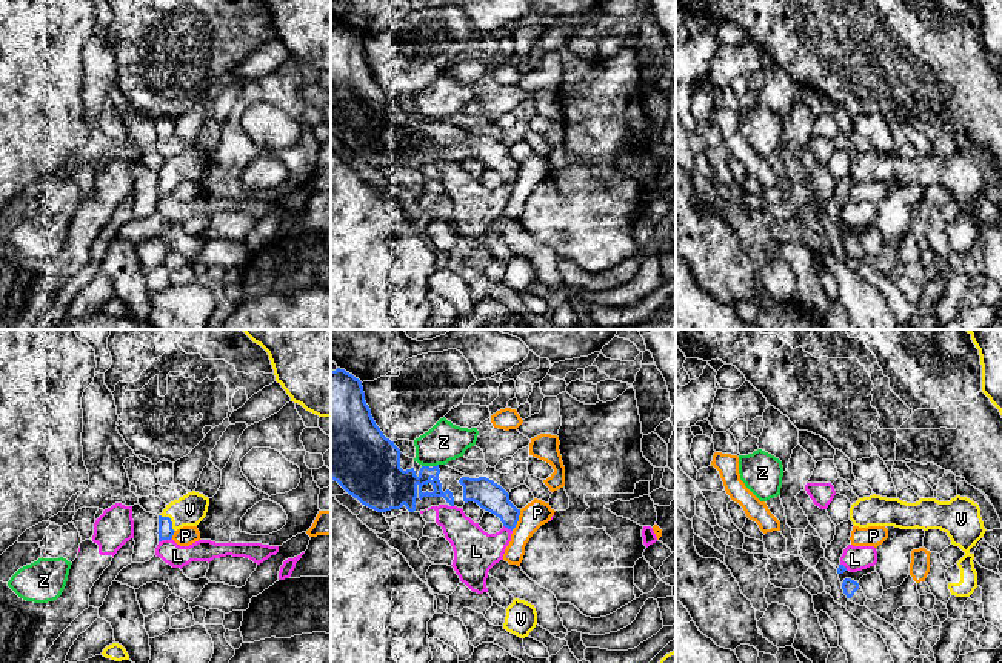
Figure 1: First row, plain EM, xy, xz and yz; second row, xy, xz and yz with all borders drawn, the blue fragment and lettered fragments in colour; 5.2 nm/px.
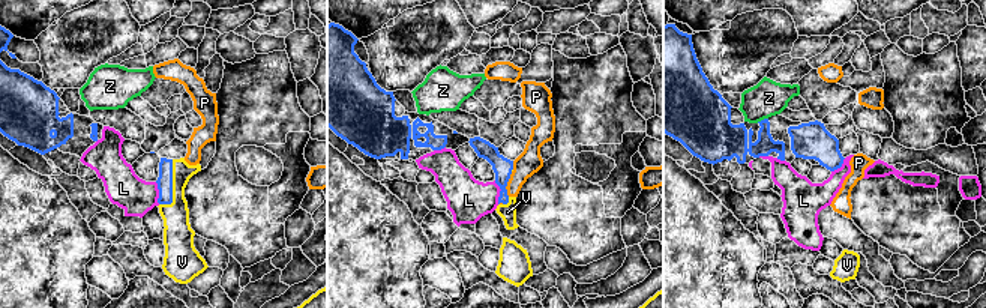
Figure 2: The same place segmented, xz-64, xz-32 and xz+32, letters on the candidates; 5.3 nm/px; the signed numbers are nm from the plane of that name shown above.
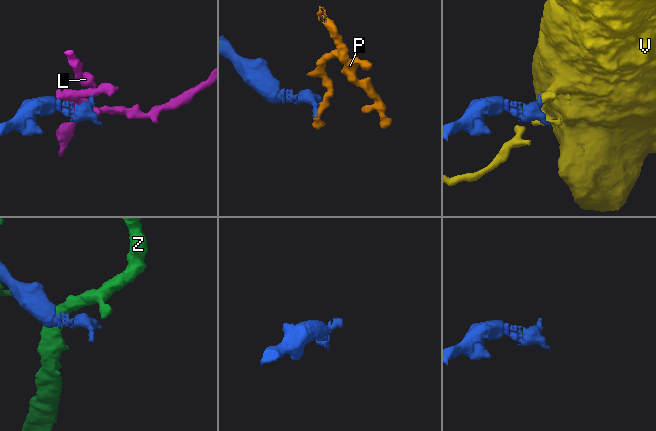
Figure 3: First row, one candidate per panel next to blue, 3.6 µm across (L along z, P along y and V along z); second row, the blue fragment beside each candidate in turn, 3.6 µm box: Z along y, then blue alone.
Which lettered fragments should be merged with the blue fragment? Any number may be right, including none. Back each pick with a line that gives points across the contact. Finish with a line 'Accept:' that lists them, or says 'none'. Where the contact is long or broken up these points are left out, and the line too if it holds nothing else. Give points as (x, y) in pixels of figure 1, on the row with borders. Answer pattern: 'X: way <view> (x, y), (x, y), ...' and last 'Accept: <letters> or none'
Accept: V

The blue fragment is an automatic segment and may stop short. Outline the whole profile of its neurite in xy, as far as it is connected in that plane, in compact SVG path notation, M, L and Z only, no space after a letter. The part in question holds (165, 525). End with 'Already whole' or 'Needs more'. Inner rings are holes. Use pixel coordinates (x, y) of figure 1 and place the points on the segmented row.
M195 491L166 505L159 514L159 541L171 540L183 526L197 526L206 517L208 506L209 498Z. Needs more

